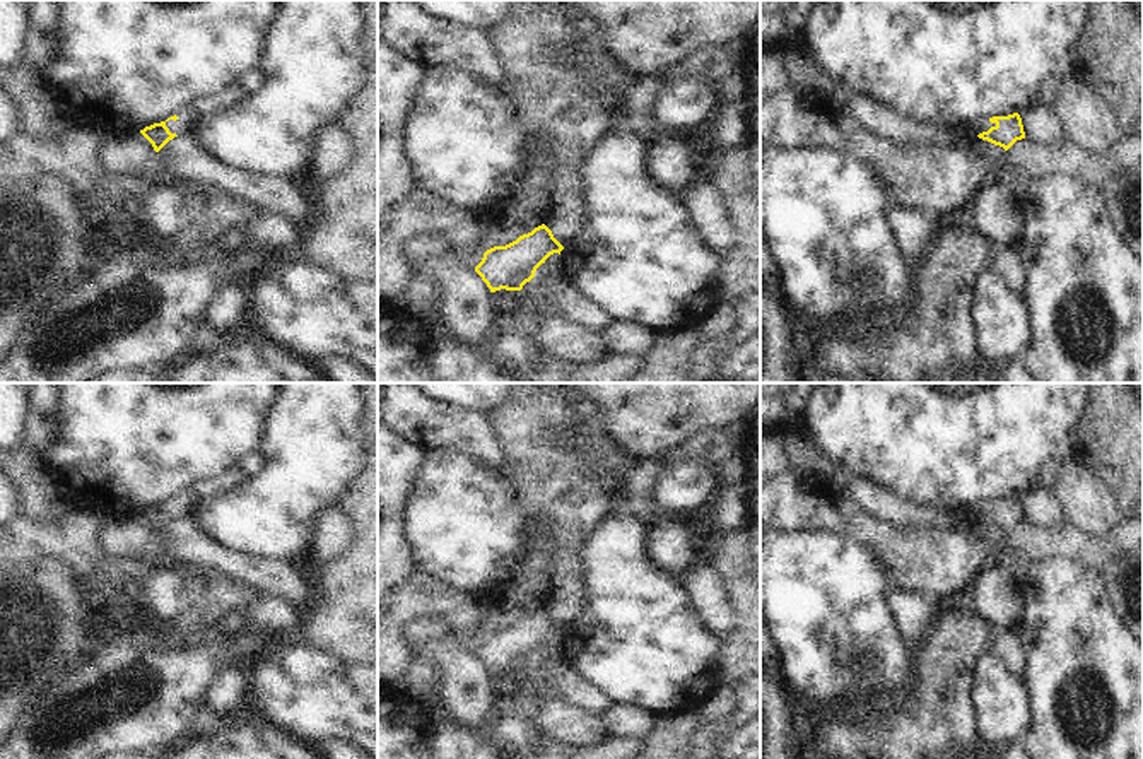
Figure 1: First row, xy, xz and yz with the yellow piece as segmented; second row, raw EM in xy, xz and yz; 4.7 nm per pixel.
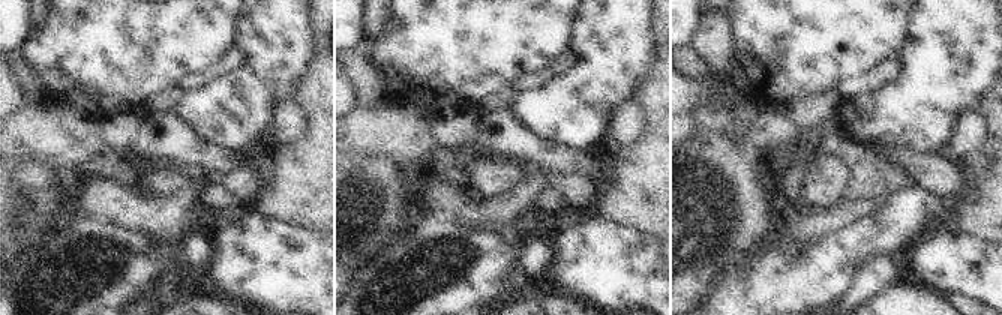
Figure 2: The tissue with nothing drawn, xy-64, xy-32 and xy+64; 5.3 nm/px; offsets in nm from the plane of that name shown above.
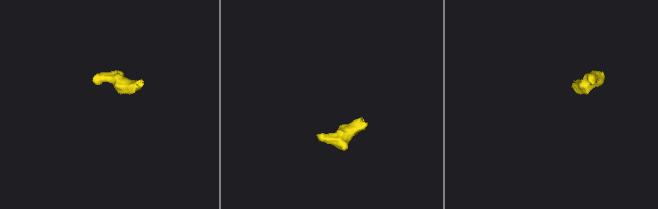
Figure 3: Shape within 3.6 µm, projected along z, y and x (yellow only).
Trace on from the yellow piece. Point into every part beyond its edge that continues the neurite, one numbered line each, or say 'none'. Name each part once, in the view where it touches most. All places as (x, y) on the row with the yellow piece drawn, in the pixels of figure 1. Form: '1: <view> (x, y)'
1: xy (187, 118)

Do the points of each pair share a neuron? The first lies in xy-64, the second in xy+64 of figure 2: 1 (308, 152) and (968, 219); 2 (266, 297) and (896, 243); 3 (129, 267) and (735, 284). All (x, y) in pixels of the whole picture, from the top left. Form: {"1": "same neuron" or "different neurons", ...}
{"1": "same neuron", "2": "different neurons", "3": "same neuron"}

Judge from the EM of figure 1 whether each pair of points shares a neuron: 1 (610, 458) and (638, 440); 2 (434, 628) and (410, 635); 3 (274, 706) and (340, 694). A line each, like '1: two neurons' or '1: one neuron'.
1: two neurons
2: one neuron
3: one neuron

